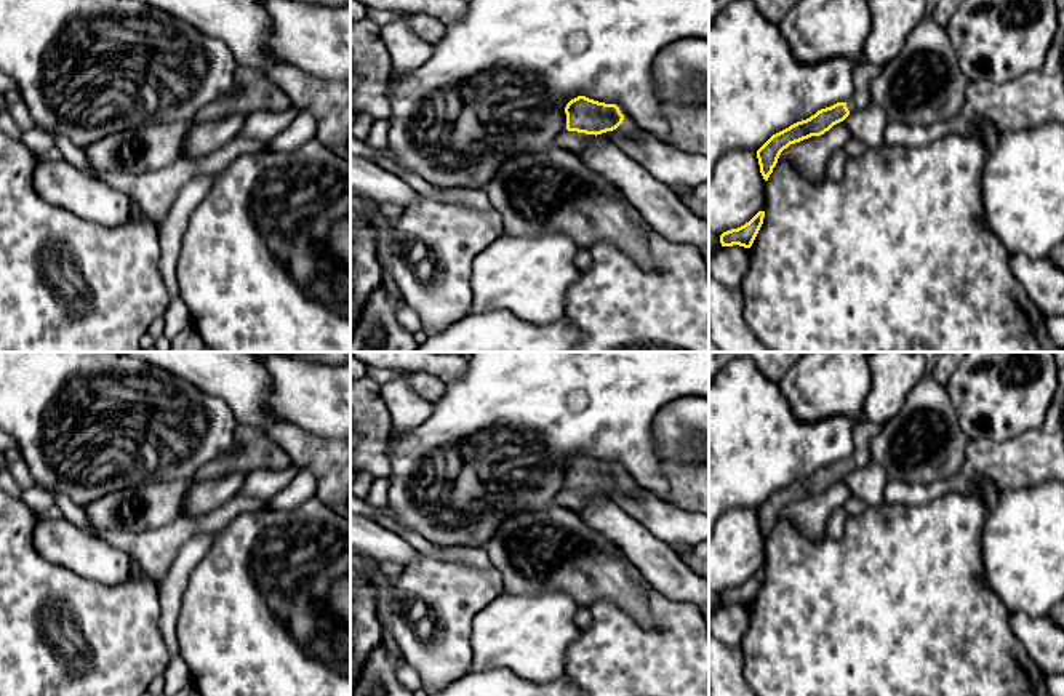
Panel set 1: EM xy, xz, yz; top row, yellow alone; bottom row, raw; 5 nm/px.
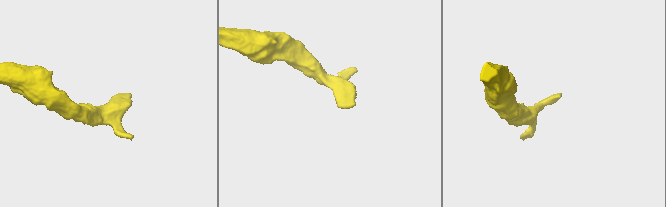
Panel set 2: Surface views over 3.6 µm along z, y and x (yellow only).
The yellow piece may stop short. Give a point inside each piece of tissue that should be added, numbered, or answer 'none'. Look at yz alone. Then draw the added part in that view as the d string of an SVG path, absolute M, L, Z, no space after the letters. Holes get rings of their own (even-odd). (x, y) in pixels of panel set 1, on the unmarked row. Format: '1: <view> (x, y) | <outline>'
1: yz (864, 431) | M866 419L858 421L854 426L854 451L846 459L850 472L862 469L870 462L870 442L880 429L882 424L875 424Z

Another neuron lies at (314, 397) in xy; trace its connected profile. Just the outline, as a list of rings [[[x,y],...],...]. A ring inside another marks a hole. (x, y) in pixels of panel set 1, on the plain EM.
[[[258,355],[272,378],[267,411],[307,434],[350,442],[350,363]]]

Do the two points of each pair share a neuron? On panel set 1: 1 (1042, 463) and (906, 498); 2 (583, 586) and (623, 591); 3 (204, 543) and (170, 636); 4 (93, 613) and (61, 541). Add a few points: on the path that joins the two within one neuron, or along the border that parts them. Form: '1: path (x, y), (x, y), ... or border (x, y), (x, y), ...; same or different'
1: path (1008, 463), (978, 463), (959, 482), (940, 488); same
2: path (592, 586), (613, 586); same
3: path (183, 565), (170, 591), (170, 613); same
4: border (42, 556), (85, 578), (106, 584), (112, 583); different

